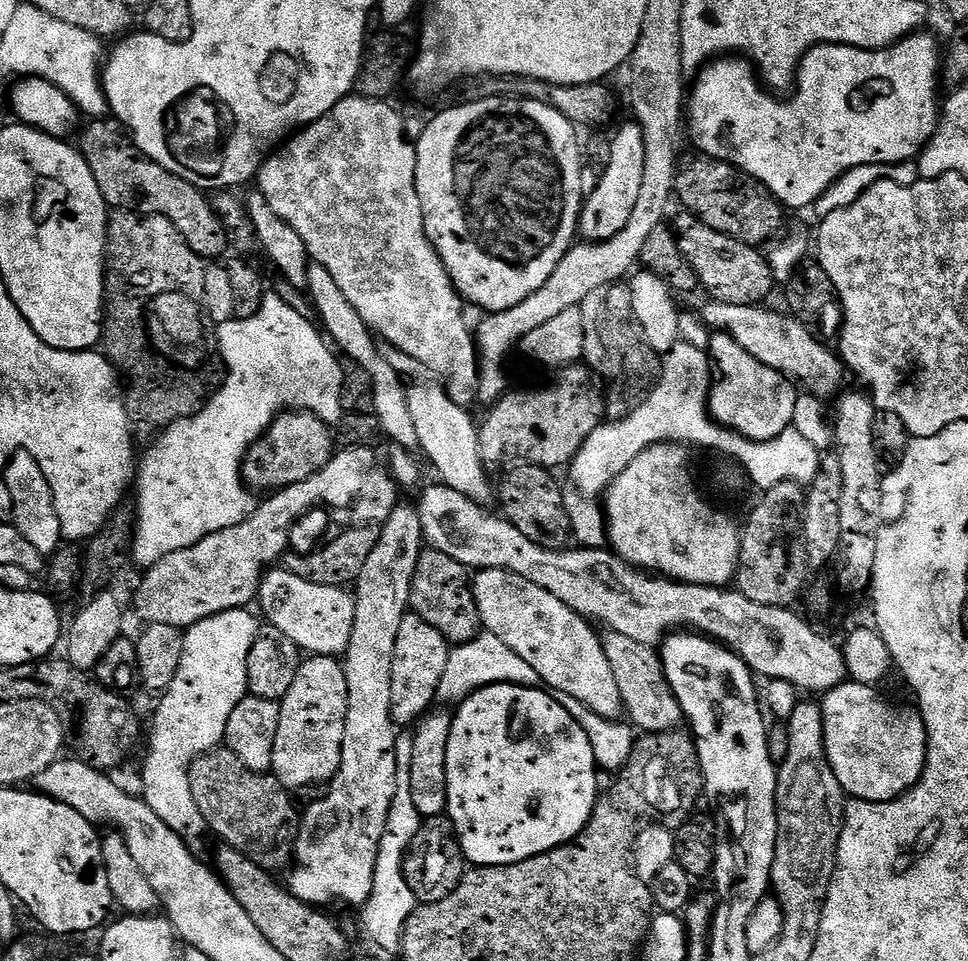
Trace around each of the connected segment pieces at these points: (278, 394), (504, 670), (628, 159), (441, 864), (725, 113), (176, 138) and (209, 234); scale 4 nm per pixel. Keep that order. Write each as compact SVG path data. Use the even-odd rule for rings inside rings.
M269 299L260 313L245 320L234 318L219 325L215 334L226 369L223 384L197 416L175 420L169 428L159 433L151 441L152 449L140 460L138 547L134 552L135 563L140 566L157 564L166 558L166 554L186 550L202 542L202 538L234 526L252 514L258 500L252 497L255 495L244 483L244 457L281 412L312 412L329 426L339 425L340 419L346 415L340 401L345 369L340 368L336 361L337 353L330 347L321 329L316 324L312 325L286 301Z
M481 631L470 642L457 644L449 651L446 658L446 670L442 673L442 682L438 682L437 697L448 706L456 706L472 696L479 688L489 688L492 684L521 684L523 688L539 688L542 681L534 666L518 658L502 638L494 638L494 634Z
M635 122L624 124L611 137L610 162L599 173L600 181L596 189L587 193L580 210L579 235L585 241L609 240L614 238L630 222L630 214L634 214L634 206L638 203L638 190L642 190L642 174L646 166L646 146L644 145L644 129Z
M447 815L427 817L404 854L404 877L417 901L420 904L442 902L442 898L460 885L465 871L464 852L451 820Z
M913 34L907 36L905 40L900 40L897 44L892 45L890 48L852 48L848 44L819 44L817 48L811 48L809 52L804 56L804 59L800 62L800 67L796 69L796 79L794 81L794 91L791 93L792 100L779 100L779 95L773 94L761 81L758 79L758 73L751 63L744 58L717 58L701 67L698 75L700 77L696 80L696 85L691 85L690 95L686 100L686 112L690 117L690 124L692 120L692 140L696 143L697 153L703 154L709 160L721 160L727 164L733 164L735 168L742 169L746 174L750 174L754 178L758 178L758 182L763 184L771 190L774 199L779 200L784 205L785 209L792 210L792 208L808 208L811 209L815 205L816 199L822 194L826 194L826 190L833 182L837 180L842 174L846 174L850 170L854 170L854 166L870 166L871 164L901 164L907 160L915 161L919 157L920 153L924 151L924 148L930 142L930 138L936 132L936 125L940 119L940 113L942 111L941 97L936 97L936 80L941 79L942 76L942 48L936 45L936 40L932 36L924 36L925 34Z
M199 84L180 92L173 104L164 108L160 125L164 128L164 145L170 158L174 158L176 164L202 166L206 172L224 169L228 148L232 148L232 140L236 140L236 131L240 128L235 111L216 92L216 88L208 84Z
M96 118L89 124L92 125L88 129L85 127L79 133L81 136L78 151L83 156L86 166L90 166L90 174L94 174L94 182L98 182L98 190L102 190L102 198L108 203L109 209L138 212L141 216L161 216L174 222L178 234L182 234L182 238L186 238L190 250L194 250L194 254L199 256L220 258L224 251L229 251L228 231L224 228L224 223L218 218L218 214L212 209L211 199L201 189L194 187L182 178L178 178L178 174L166 170L158 162L154 162L134 143L127 128L119 120Z

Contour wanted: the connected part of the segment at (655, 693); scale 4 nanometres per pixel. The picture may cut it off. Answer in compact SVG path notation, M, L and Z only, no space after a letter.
M605 631L602 636L606 662L614 670L614 682L618 686L624 712L641 729L641 733L671 732L681 727L684 711L674 698L664 673L664 662L656 648L642 646L634 638L626 638L617 632Z

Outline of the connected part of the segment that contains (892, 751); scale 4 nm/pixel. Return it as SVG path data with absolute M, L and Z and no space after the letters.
M845 682L839 684L837 688L831 688L830 691L823 693L820 712L824 715L824 745L830 766L838 778L838 782L844 788L849 797L857 800L874 800L877 802L887 802L896 799L909 792L916 783L920 781L920 776L924 773L924 764L928 761L928 731L924 725L924 720L920 717L919 711L915 707L899 708L896 704L891 704L888 700L883 700L876 693L877 689L870 684L858 684L855 682Z

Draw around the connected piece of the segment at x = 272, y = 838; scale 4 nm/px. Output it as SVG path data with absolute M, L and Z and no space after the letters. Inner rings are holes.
M221 746L219 748L212 748L206 754L202 754L190 766L190 791L194 794L194 802L198 802L198 810L202 810L202 818L205 825L214 835L221 836L219 839L223 843L229 844L234 850L242 850L242 854L246 854L246 858L258 862L258 866L263 868L277 870L276 868L285 867L284 869L287 869L289 867L290 861L294 856L294 830L299 829L300 816L298 815L298 808L294 803L293 797L276 781L275 776L266 772L255 772L246 766L242 766L242 762L238 762L236 755L227 746Z

